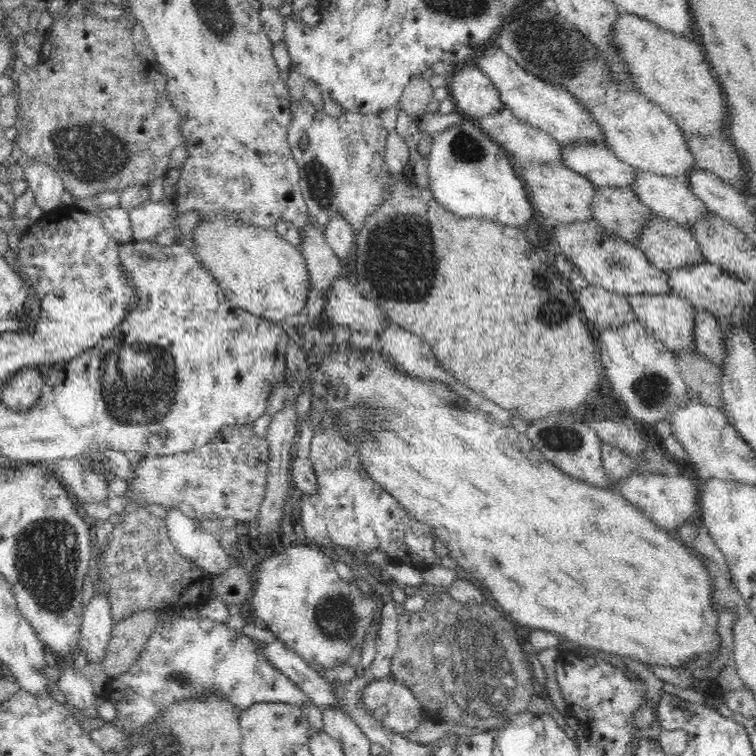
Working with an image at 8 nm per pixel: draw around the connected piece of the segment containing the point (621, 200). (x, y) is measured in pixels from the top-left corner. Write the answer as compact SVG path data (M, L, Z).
M596 187L591 214L600 226L636 244L645 224L656 217L630 187Z

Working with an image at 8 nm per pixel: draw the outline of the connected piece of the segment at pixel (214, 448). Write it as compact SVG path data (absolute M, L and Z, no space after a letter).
M232 425L222 429L208 444L188 452L166 456L142 455L134 466L134 478L127 481L125 496L136 506L146 504L174 507L192 519L223 521L233 518L235 521L255 523L266 494L268 460L268 439L258 437L252 426Z

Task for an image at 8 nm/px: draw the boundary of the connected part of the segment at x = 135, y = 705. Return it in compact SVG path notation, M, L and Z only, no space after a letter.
M176 612L175 615L171 616L169 619L164 620L164 624L156 624L156 628L154 628L154 634L148 638L148 642L146 642L146 646L139 652L138 660L134 662L134 664L126 671L124 674L117 676L116 678L110 678L105 685L105 690L102 694L102 697L105 700L108 700L114 708L118 711L116 716L116 721L112 724L113 726L117 726L117 728L121 728L124 732L130 734L131 731L138 730L140 727L143 727L147 722L151 723L151 720L154 717L159 715L159 712L162 709L165 709L167 706L170 706L173 702L181 701L190 697L209 697L212 693L220 693L220 695L224 695L236 710L243 711L245 708L251 707L254 703L261 702L277 702L277 703L286 703L286 704L294 704L301 707L303 704L307 702L311 702L311 700L306 696L285 674L282 674L279 670L276 670L271 662L267 661L267 658L263 655L261 651L264 646L266 646L265 642L261 644L256 644L250 638L246 637L243 633L238 633L226 626L224 623L219 623L218 621L212 620L206 617L193 617L193 618L185 618L179 612Z

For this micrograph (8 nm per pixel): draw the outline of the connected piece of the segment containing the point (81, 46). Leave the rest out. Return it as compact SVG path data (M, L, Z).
M70 14L60 18L60 20L54 20L52 26L48 29L45 41L43 45L46 47L47 69L39 69L34 67L22 67L18 68L14 73L17 76L18 90L20 90L20 96L17 105L17 118L18 118L18 142L22 151L24 152L25 159L40 160L46 162L46 164L54 167L60 177L62 177L65 190L70 192L75 199L86 198L88 196L97 195L100 192L106 191L123 191L126 187L132 185L150 185L154 182L157 176L164 176L169 170L170 154L173 150L176 150L178 146L184 144L184 135L180 131L182 121L180 121L180 113L178 109L172 105L170 101L169 93L167 90L166 76L160 71L150 72L140 64L138 60L138 54L136 54L136 48L133 44L132 31L134 22L127 21L126 19L119 20L105 20L101 17L96 17L94 14L82 14L79 18L72 18Z

